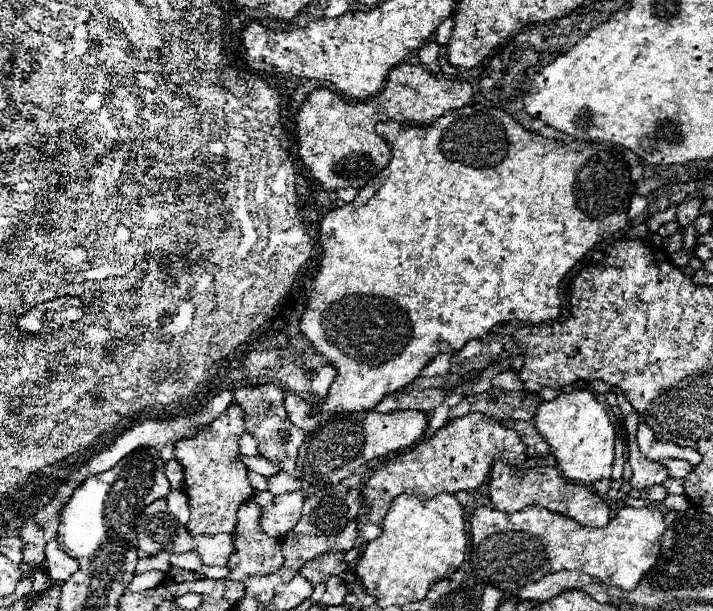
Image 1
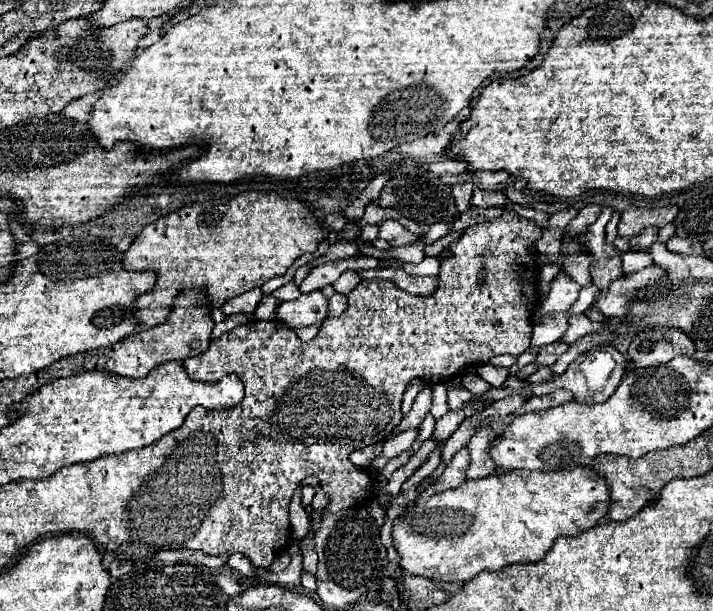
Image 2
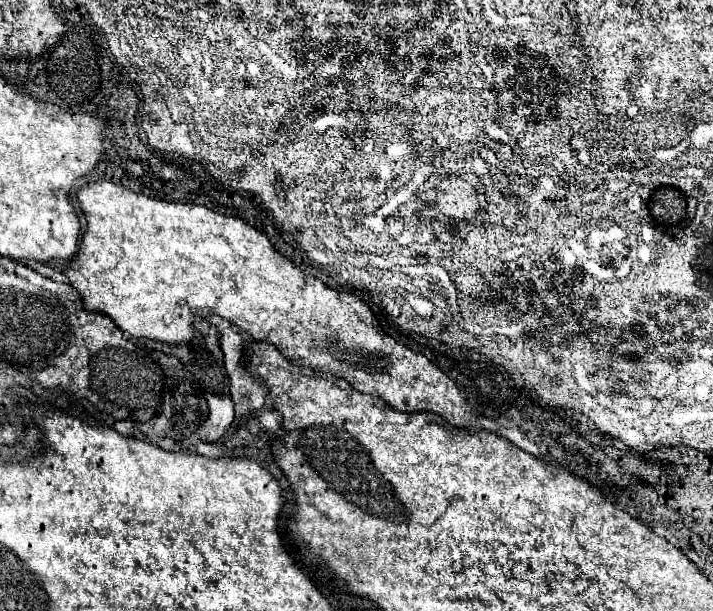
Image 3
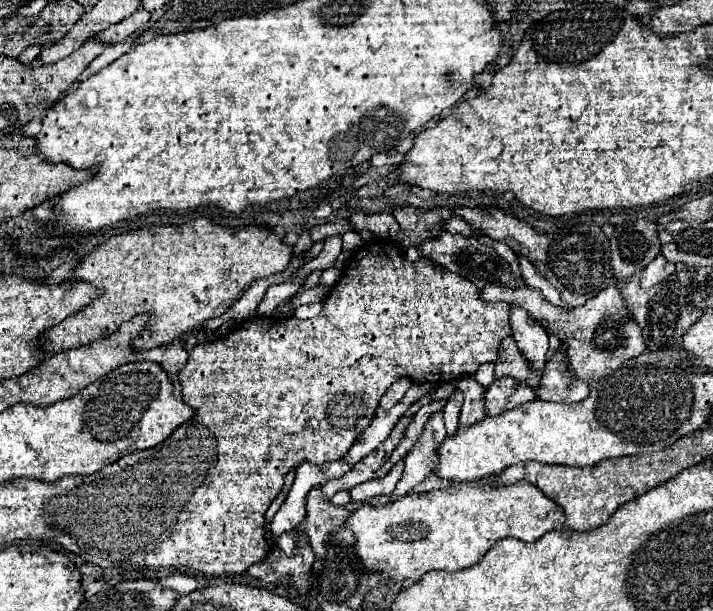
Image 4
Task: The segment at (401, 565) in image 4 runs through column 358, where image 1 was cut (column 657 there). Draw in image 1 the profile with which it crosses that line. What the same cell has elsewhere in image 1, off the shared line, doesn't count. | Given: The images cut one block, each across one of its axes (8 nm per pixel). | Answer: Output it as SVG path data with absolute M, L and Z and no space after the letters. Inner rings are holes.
M484 506L470 518L470 566L480 582L504 592L516 592L518 588L560 570L580 570L604 584L634 590L656 564L664 532L664 514L654 506L620 508L604 528L582 526L576 520L542 506L526 506L514 514Z

